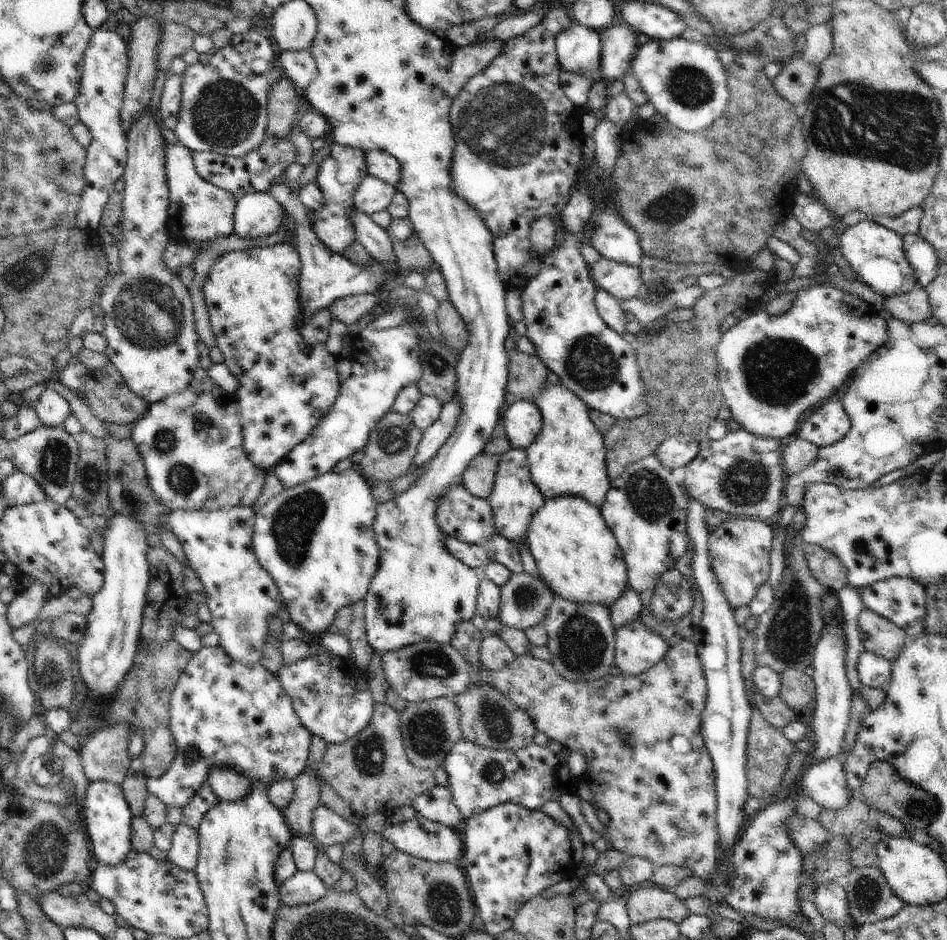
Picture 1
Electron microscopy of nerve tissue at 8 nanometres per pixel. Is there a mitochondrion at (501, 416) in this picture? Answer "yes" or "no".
no

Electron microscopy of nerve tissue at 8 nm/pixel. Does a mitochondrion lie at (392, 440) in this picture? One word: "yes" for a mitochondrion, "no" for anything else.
yes

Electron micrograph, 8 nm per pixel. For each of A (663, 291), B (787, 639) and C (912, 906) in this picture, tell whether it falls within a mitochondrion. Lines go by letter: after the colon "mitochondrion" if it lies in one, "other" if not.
A: other
B: mitochondrion
C: other

